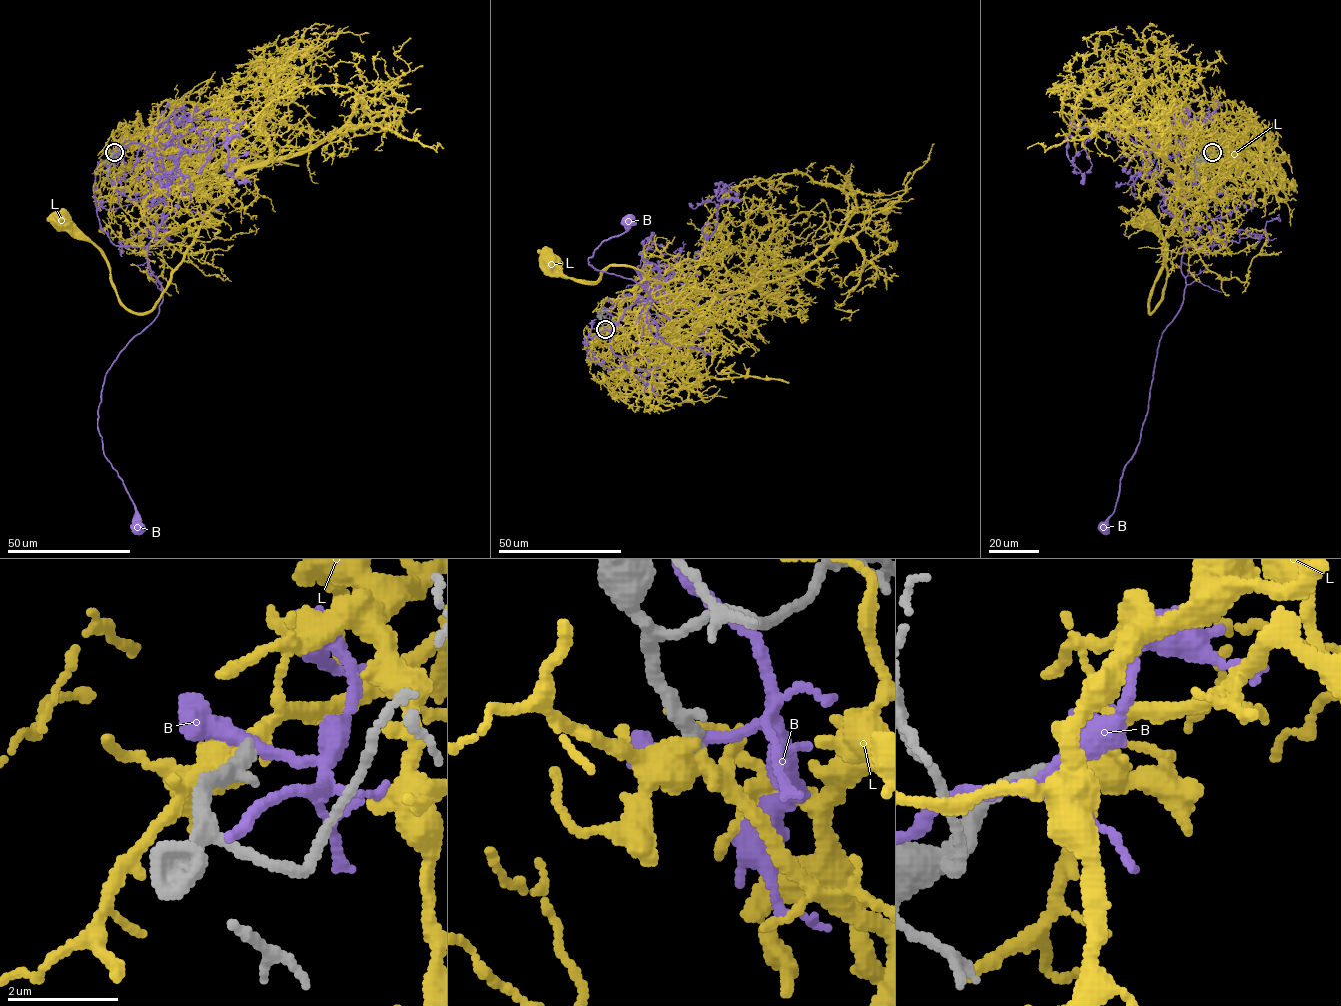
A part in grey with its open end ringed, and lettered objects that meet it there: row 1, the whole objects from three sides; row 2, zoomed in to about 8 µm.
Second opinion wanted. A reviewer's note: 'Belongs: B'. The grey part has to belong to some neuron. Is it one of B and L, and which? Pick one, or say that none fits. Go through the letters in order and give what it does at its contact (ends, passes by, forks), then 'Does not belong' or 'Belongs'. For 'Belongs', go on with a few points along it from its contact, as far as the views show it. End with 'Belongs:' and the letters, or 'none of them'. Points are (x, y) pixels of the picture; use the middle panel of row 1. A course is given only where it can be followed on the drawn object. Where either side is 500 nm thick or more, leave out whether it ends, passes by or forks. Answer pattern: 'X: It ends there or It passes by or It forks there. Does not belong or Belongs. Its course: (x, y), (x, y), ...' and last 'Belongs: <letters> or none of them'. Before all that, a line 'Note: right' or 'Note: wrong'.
Note: wrong
B: It passes by. Does not belong
L: It forks there. Belongs. Its course: (604, 329), (620, 337), (679, 327), (716, 296), (630, 267), (578, 281), (550, 262)
Belongs: L

